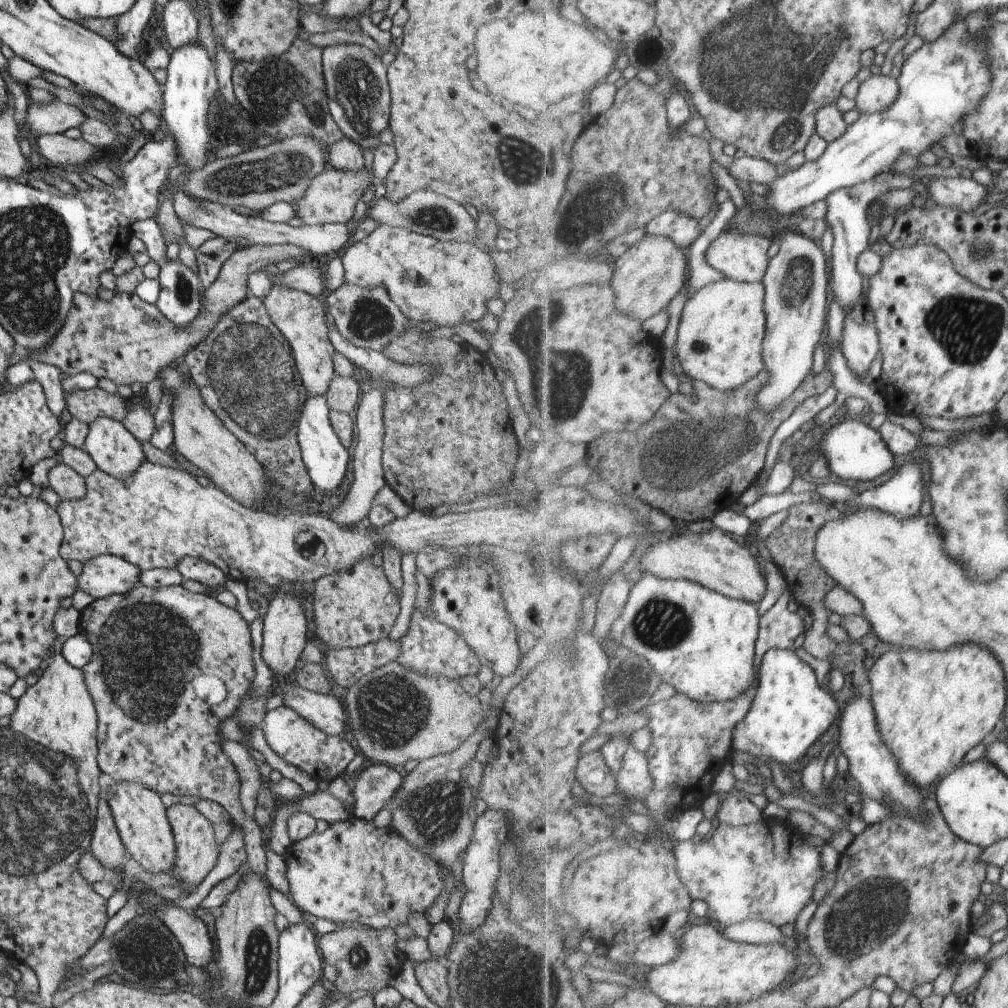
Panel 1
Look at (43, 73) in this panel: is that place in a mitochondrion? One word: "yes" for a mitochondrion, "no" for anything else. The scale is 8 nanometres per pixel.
no

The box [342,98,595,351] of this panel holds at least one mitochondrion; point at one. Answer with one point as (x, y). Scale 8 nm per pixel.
(523, 164)

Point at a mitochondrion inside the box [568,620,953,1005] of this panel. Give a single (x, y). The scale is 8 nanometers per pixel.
(871, 913)

